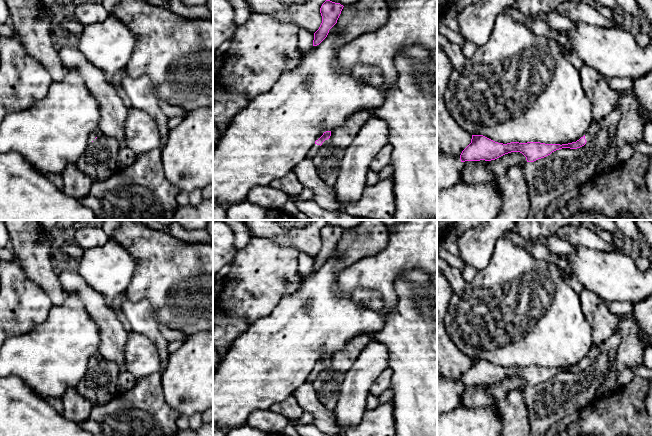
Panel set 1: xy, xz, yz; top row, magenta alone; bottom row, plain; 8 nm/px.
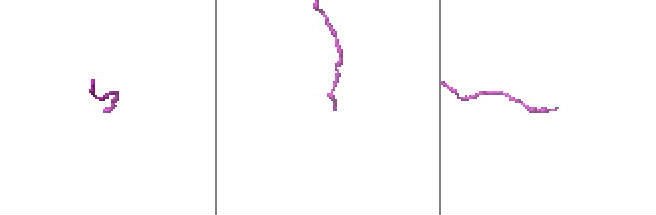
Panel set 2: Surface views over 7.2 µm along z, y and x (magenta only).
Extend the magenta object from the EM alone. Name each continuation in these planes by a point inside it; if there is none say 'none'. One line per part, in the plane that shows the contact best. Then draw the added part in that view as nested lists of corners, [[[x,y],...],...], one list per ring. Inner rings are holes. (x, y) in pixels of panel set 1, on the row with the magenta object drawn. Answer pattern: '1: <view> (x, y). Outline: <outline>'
1: yz (595, 127). Outline: [[[602,120],[592,122],[592,124],[589,127],[589,129],[585,133],[586,141],[592,140],[595,137],[596,133],[600,131],[601,121]]]

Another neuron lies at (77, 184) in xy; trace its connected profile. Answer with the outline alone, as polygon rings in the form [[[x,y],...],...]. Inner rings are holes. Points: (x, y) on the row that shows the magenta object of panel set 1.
[[[76,163],[67,165],[61,174],[64,182],[62,191],[66,195],[80,200],[89,194],[93,181],[77,168]]]

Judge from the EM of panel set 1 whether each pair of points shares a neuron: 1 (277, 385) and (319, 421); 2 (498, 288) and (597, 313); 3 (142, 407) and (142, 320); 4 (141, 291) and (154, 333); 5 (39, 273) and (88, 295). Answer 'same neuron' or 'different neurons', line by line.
1: different neurons
2: different neurons
3: same neuron
4: different neurons
5: different neurons

